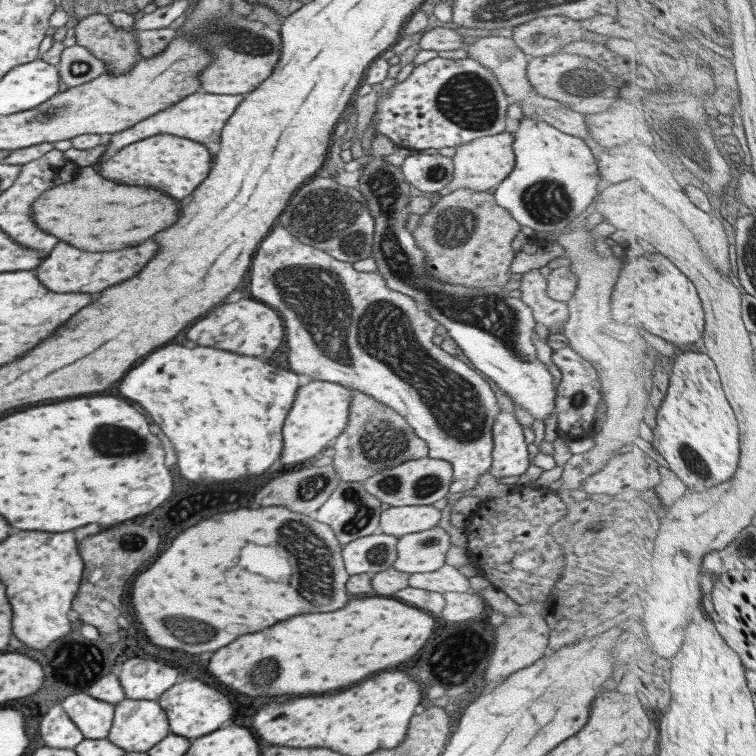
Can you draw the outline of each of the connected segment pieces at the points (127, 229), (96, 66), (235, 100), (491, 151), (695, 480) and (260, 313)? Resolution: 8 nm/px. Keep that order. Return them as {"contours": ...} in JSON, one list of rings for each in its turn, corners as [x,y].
{"contours":[[[[90,165],[81,167],[79,172],[70,184],[46,190],[34,202],[36,224],[44,232],[58,236],[74,248],[82,248],[86,252],[112,252],[138,246],[160,230],[166,230],[164,226],[176,224],[180,218],[182,206],[164,192],[114,184],[96,174],[96,170],[90,168]]],[[[76,44],[62,51],[58,72],[66,86],[77,87],[102,76],[107,66],[86,47]]],[[[202,91],[186,96],[186,98],[174,104],[172,108],[166,108],[166,110],[162,112],[158,112],[137,122],[130,128],[125,128],[120,132],[111,134],[101,159],[105,160],[110,158],[114,156],[114,153],[118,152],[120,148],[124,148],[128,146],[128,144],[132,144],[132,142],[138,142],[138,140],[142,140],[142,138],[148,138],[154,135],[166,134],[181,136],[182,138],[190,139],[203,145],[209,142],[219,142],[226,121],[232,116],[232,113],[236,112],[236,108],[240,106],[244,97],[245,95],[210,94]]],[[[508,131],[483,136],[471,140],[469,143],[456,147],[456,153],[451,157],[453,160],[453,179],[450,184],[441,190],[440,194],[452,192],[459,188],[469,188],[476,192],[487,191],[497,186],[512,172],[515,165],[515,152],[512,148],[515,136]]],[[[685,349],[680,356],[669,356],[667,363],[672,371],[669,393],[658,415],[658,426],[648,431],[648,446],[661,455],[662,461],[688,486],[689,491],[708,492],[732,480],[742,460],[742,430],[740,420],[728,400],[728,394],[714,359],[704,352]]],[[[255,299],[224,304],[212,310],[208,318],[204,318],[204,322],[194,324],[188,332],[188,338],[196,340],[198,344],[256,358],[271,358],[272,354],[279,350],[282,341],[285,341],[284,335],[284,325],[279,314]]]]}

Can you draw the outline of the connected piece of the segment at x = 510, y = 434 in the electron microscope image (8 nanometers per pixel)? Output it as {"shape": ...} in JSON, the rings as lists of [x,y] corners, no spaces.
{"shape":[[[499,412],[493,424],[493,461],[489,471],[495,479],[522,476],[528,470],[528,446],[524,429],[513,414]]]}

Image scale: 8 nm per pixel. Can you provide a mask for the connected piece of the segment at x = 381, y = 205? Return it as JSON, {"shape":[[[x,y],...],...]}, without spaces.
{"shape":[[[372,149],[369,153],[371,156],[359,160],[363,164],[360,169],[363,173],[357,189],[367,198],[370,214],[375,220],[371,249],[386,286],[411,296],[424,312],[430,313],[430,318],[446,328],[446,336],[458,344],[474,368],[495,382],[514,404],[530,412],[536,420],[549,418],[555,410],[556,390],[550,370],[538,359],[536,346],[532,344],[537,323],[531,309],[521,298],[510,296],[504,287],[460,286],[431,276],[425,268],[425,252],[406,228],[413,187],[398,169],[400,166],[384,161],[385,156],[374,154]]]}

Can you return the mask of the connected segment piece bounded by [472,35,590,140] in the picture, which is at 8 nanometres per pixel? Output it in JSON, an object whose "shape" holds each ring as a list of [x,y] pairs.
{"shape":[[[502,35],[495,37],[482,37],[479,43],[472,49],[475,52],[475,61],[482,66],[489,68],[496,75],[497,81],[501,84],[503,91],[509,98],[511,104],[520,104],[522,113],[532,120],[543,120],[550,126],[557,128],[560,132],[564,132],[577,139],[590,137],[586,124],[585,115],[578,113],[559,101],[540,96],[536,89],[529,83],[527,79],[527,64],[529,63],[528,55],[515,44],[512,38],[503,37]]]}

